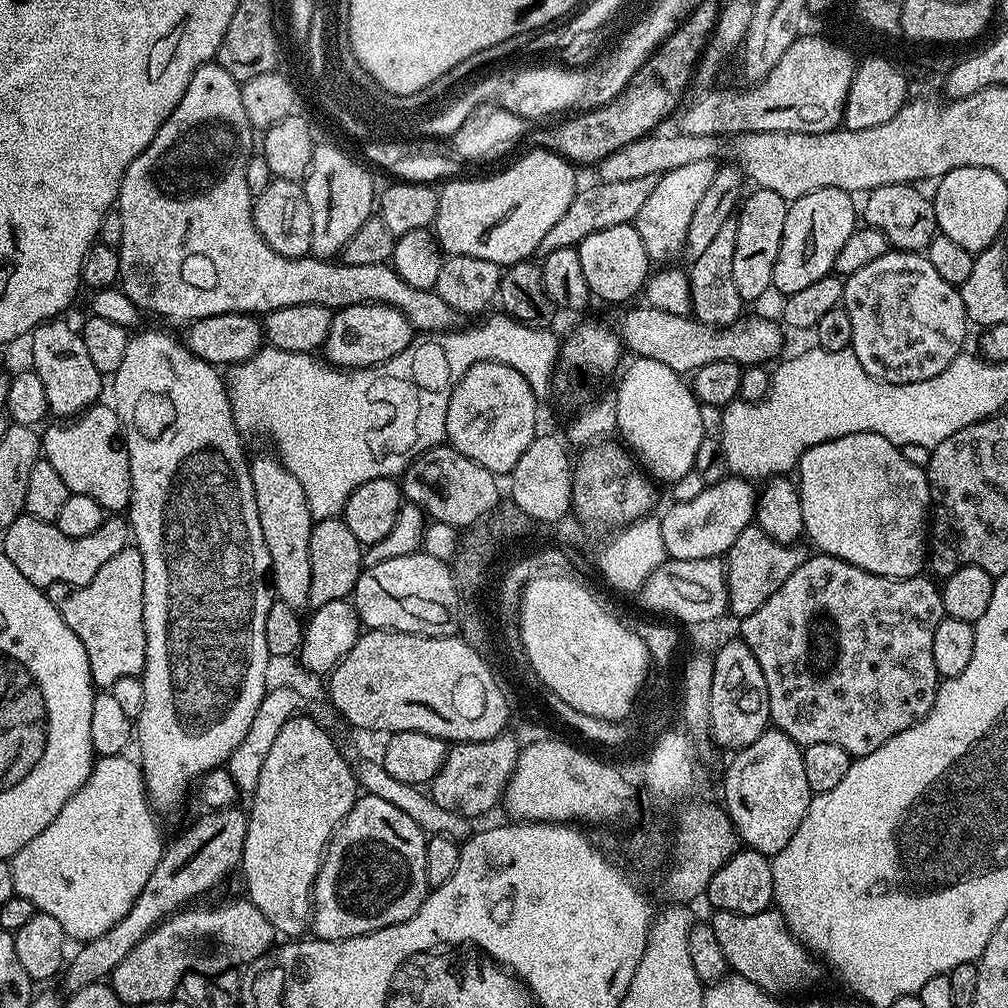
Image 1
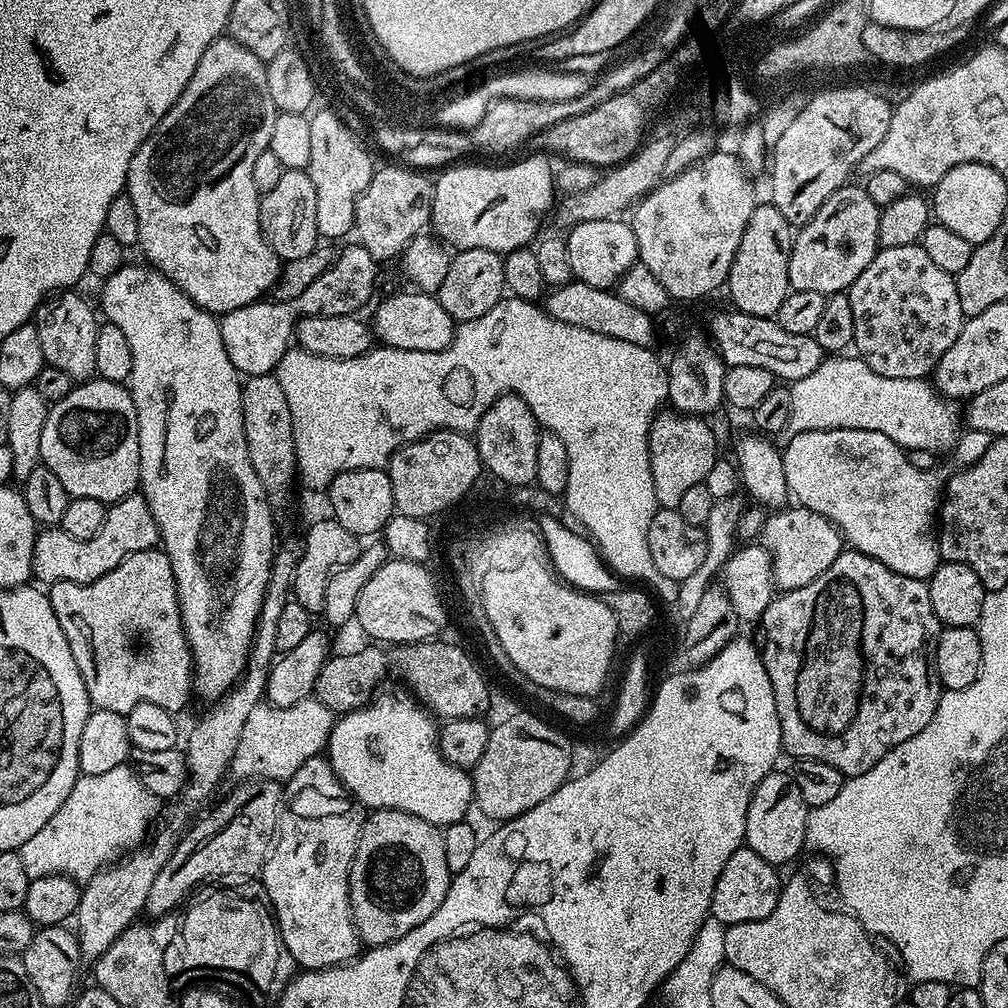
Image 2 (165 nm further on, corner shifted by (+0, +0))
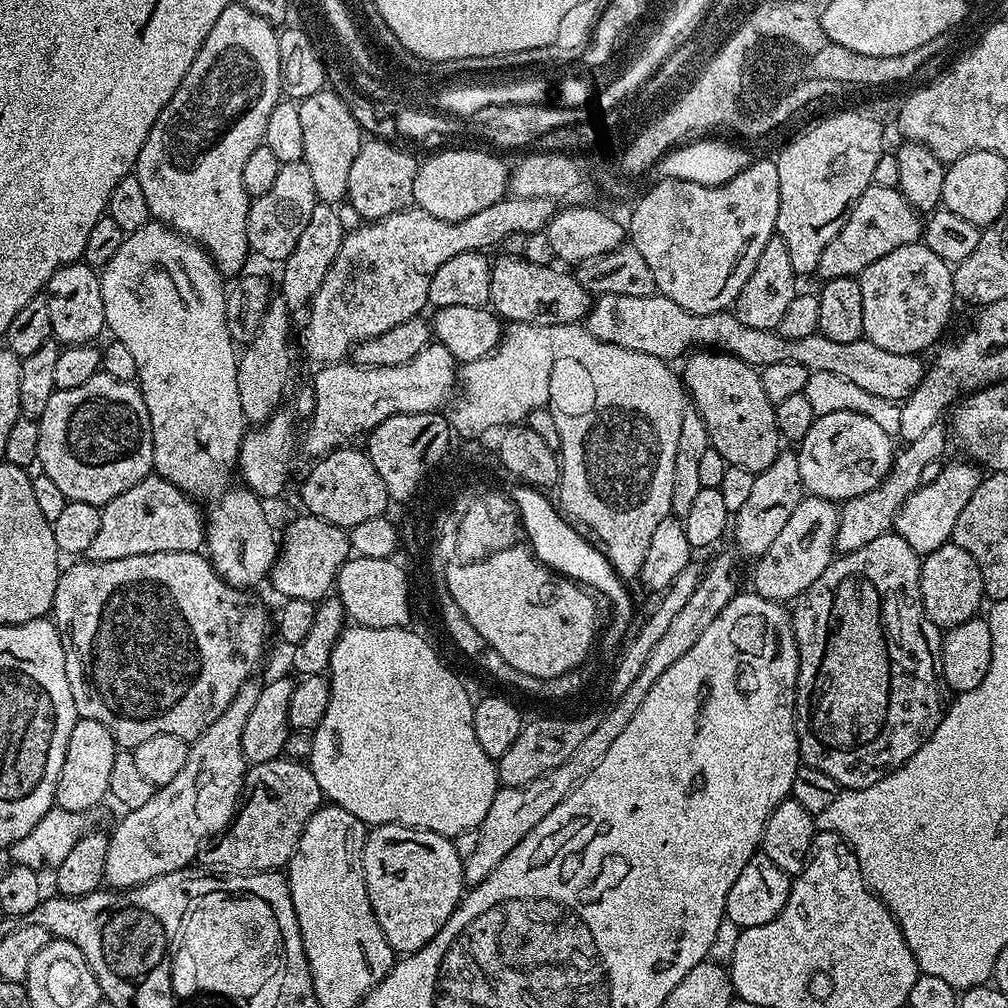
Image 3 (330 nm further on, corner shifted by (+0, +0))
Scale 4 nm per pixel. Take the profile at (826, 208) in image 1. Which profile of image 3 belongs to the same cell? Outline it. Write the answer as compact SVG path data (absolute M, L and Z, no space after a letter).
M872 184L856 199L848 209L842 230L822 250L818 258L816 272L824 280L833 280L850 276L859 277L870 262L878 262L878 258L886 258L890 250L898 250L898 246L917 243L922 236L922 216L906 202L899 188L887 188Z

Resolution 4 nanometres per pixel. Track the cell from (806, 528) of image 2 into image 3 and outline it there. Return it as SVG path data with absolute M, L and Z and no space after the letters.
M943 423L930 426L930 430L924 431L921 437L909 441L901 452L899 449L893 455L892 471L877 488L843 501L840 529L836 535L837 553L862 550L866 542L874 542L874 538L893 531L896 516L900 513L900 508L906 502L906 498L910 498L910 494L916 492L921 485L920 480L925 465L944 456L943 452L948 448L948 440L950 444L950 432Z

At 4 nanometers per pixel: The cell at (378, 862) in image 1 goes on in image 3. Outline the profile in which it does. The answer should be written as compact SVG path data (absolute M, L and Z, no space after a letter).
M378 824L367 833L364 842L364 877L366 878L372 913L378 918L378 926L382 926L382 934L393 953L396 954L416 952L422 946L426 946L426 942L430 942L434 938L434 934L438 934L438 930L442 930L442 926L446 926L450 914L454 914L454 910L459 906L466 892L464 862L456 853L455 843L449 837L440 836L436 832L428 832L425 828L407 828L405 824Z

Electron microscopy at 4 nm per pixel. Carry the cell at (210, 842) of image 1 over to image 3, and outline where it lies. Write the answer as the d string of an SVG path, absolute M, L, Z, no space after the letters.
M296 758L253 764L244 773L242 799L232 823L215 841L213 865L229 872L275 872L283 869L303 836L304 827L322 807L322 793L311 767Z

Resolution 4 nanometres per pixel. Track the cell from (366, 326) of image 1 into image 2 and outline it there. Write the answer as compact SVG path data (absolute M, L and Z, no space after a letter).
M396 292L388 296L376 308L376 313L370 319L370 327L375 339L385 348L397 348L398 350L418 350L419 352L437 352L446 350L456 333L457 321L450 318L450 314L442 308L442 302L436 299L431 292Z

